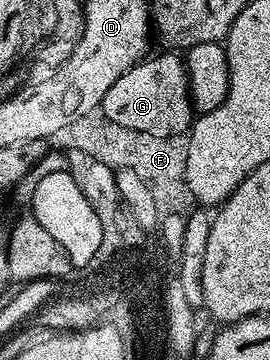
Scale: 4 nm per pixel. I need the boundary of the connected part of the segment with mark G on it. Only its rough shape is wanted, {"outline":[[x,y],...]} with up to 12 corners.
{"outline":[[183,57],[143,58],[101,115],[128,130],[183,135],[192,85]]}

